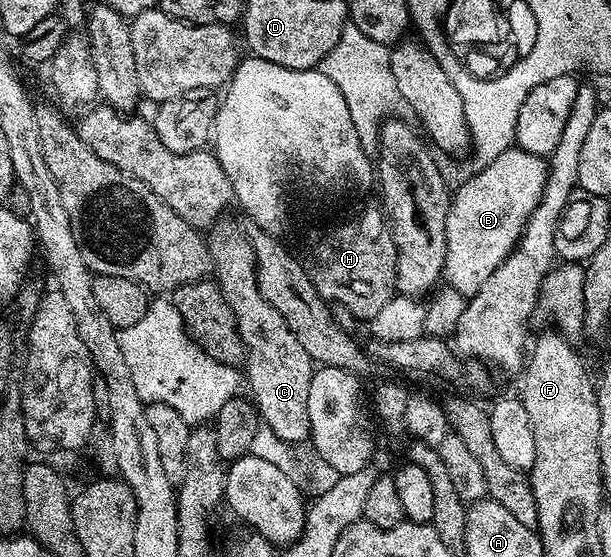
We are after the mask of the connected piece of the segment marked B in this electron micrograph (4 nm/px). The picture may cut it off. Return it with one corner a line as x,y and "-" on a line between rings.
512,147
497,155
497,159
493,159
488,165
475,171
479,173
473,174
456,193
454,190
445,219
447,254
443,264
443,277
446,284
461,291
463,297
472,297
474,293
481,291
481,283
485,283
485,279
489,279
489,275
493,275
493,271
501,267
503,260
514,251
519,236
545,191
547,166
548,162
544,158
526,153
524,149

